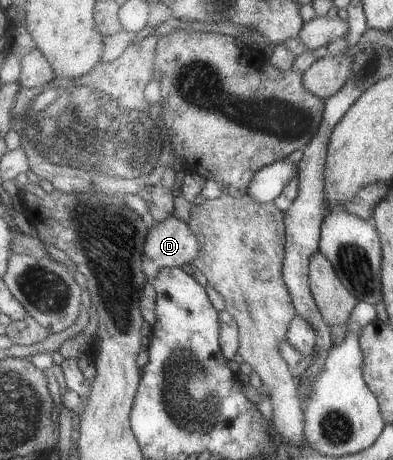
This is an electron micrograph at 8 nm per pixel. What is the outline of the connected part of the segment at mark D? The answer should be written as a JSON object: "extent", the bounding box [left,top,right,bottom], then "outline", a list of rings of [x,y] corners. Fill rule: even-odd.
{"extent":[140,214,199,280],"outline":[[[171,214],[159,222],[150,222],[141,249],[140,267],[147,280],[159,268],[185,267],[199,254],[198,242],[187,224]]]}

